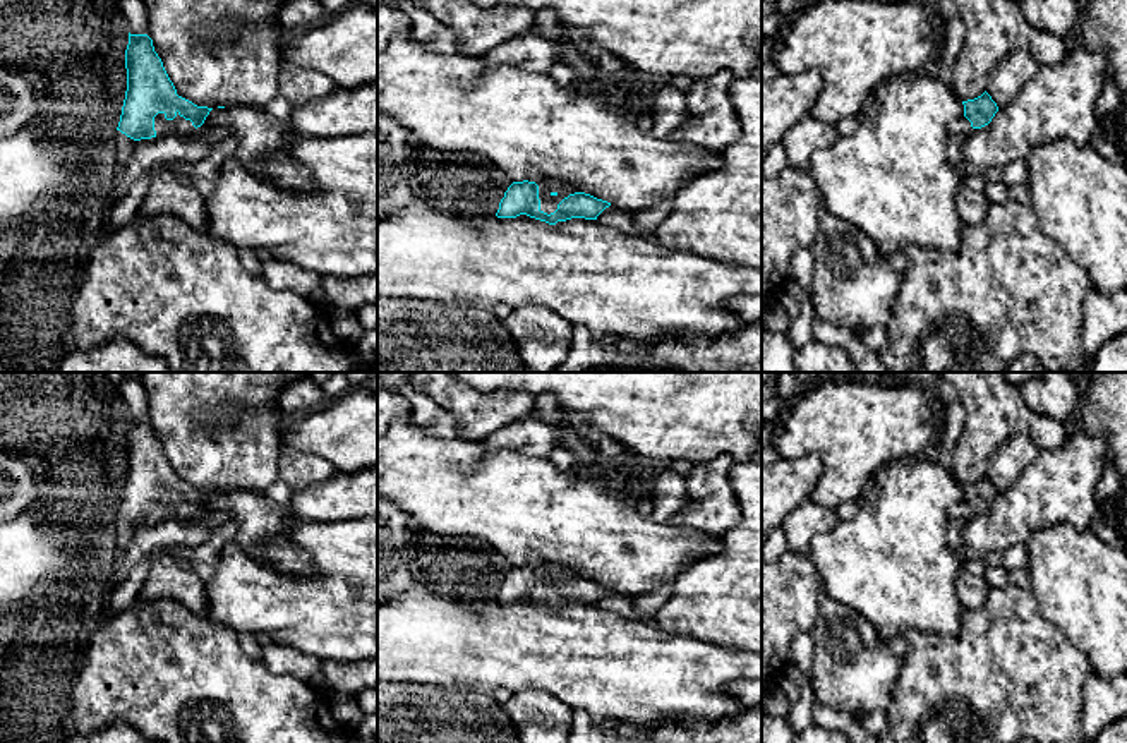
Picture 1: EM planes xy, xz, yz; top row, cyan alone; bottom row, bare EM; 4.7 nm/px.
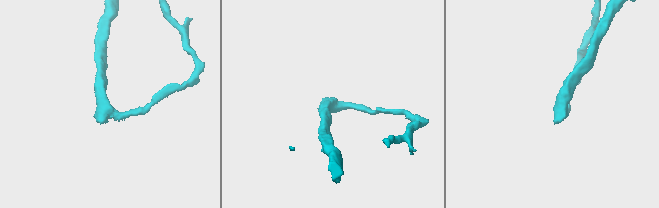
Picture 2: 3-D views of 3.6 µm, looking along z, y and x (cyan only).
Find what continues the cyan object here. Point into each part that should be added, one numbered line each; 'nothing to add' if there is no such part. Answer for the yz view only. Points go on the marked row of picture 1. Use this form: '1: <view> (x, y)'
1: yz (961, 127)

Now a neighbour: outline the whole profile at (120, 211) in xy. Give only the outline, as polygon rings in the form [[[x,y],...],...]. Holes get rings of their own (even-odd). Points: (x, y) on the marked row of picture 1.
[[[158,173],[142,175],[129,187],[129,190],[118,201],[108,204],[99,227],[99,240],[122,228],[139,213],[148,196],[148,190],[156,177]]]

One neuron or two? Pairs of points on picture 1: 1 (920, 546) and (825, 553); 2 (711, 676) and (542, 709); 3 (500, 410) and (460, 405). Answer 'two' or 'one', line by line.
1: one
2: two
3: one

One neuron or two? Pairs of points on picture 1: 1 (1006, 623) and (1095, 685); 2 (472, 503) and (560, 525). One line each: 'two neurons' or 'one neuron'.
1: two neurons
2: one neuron

